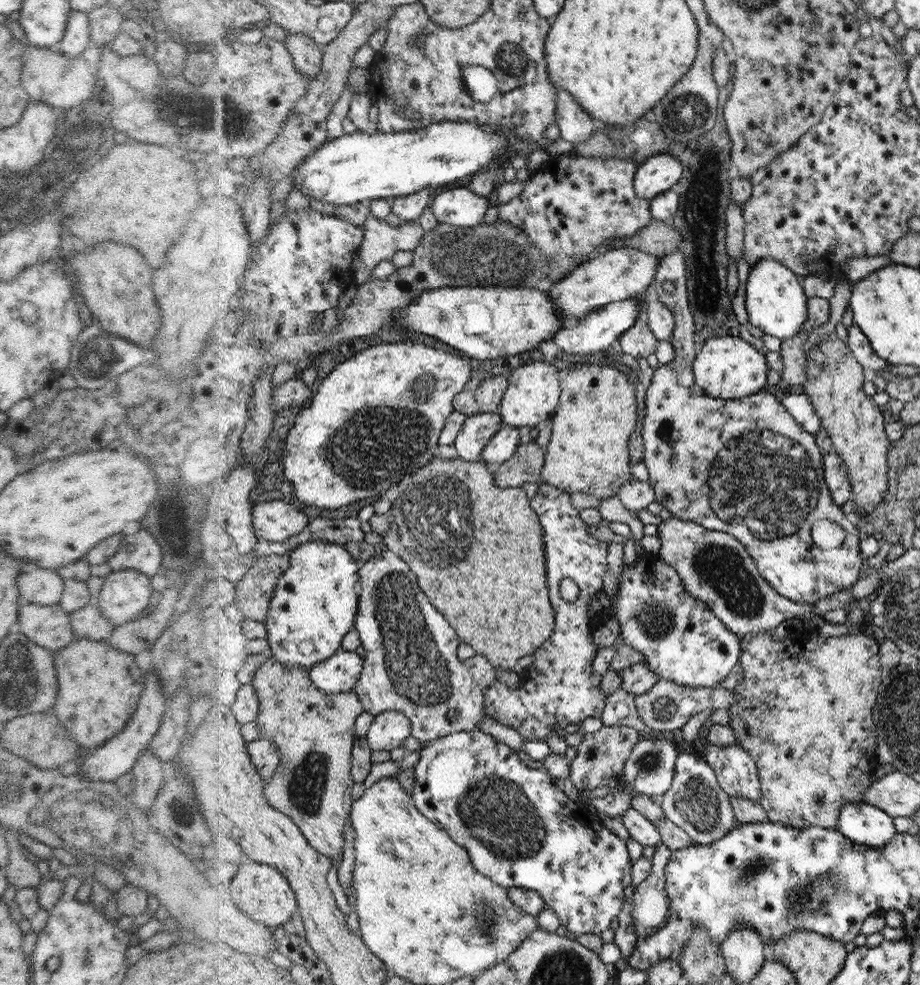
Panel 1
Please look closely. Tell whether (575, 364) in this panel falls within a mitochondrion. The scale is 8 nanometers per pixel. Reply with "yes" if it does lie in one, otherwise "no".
no

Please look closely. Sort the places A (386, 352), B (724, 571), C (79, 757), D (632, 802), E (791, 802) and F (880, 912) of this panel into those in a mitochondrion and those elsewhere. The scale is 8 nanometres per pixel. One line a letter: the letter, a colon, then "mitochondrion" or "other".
A: other
B: mitochondrion
C: other
D: other
E: other
F: other

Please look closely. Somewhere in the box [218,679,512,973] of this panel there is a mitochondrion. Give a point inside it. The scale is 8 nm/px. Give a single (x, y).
(306, 785)

